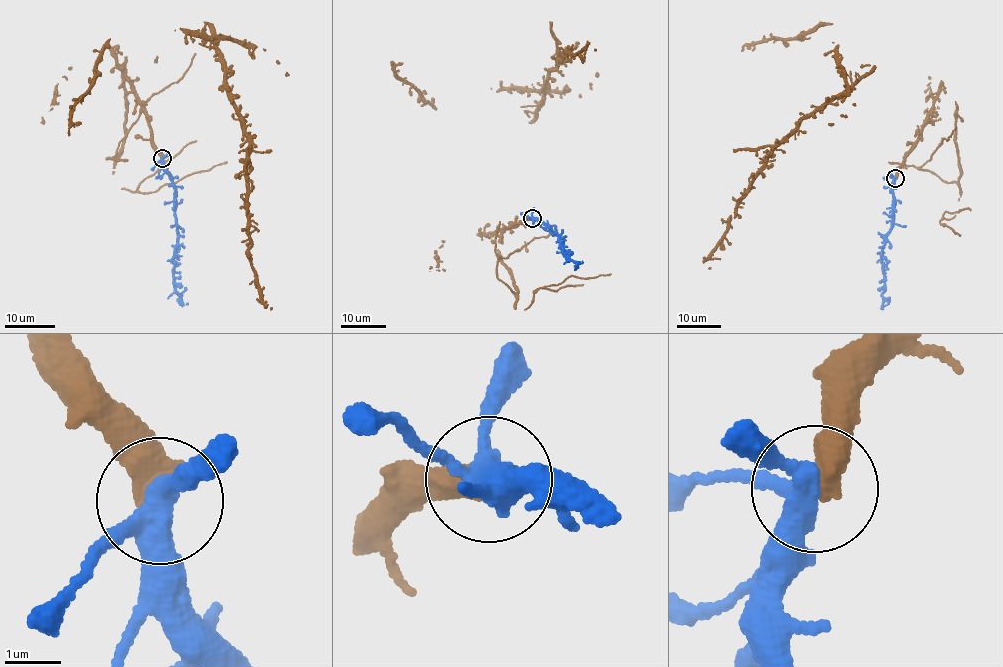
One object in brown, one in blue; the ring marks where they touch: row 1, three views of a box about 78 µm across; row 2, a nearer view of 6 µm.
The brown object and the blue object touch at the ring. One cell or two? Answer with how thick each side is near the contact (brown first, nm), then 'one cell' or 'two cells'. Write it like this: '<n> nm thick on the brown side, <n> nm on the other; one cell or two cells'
550 nm thick on the brown side, 360 nm on the other; one cell

